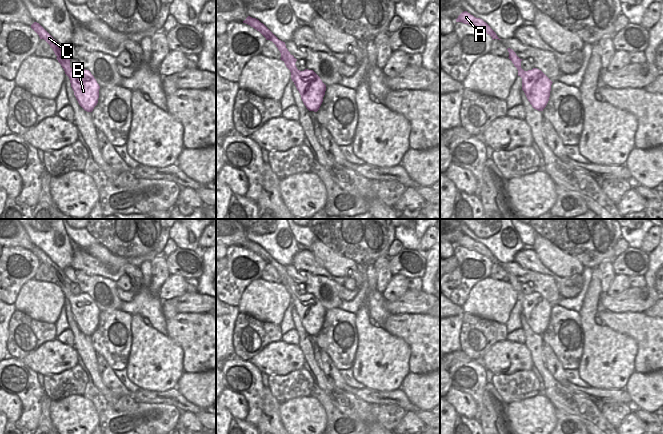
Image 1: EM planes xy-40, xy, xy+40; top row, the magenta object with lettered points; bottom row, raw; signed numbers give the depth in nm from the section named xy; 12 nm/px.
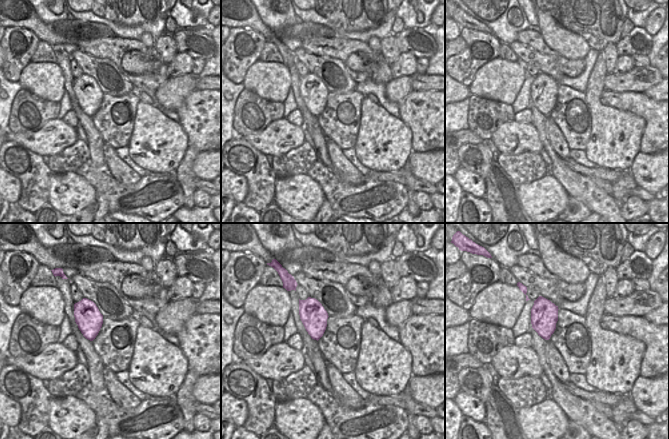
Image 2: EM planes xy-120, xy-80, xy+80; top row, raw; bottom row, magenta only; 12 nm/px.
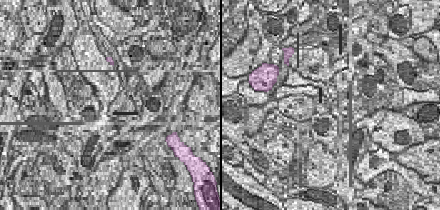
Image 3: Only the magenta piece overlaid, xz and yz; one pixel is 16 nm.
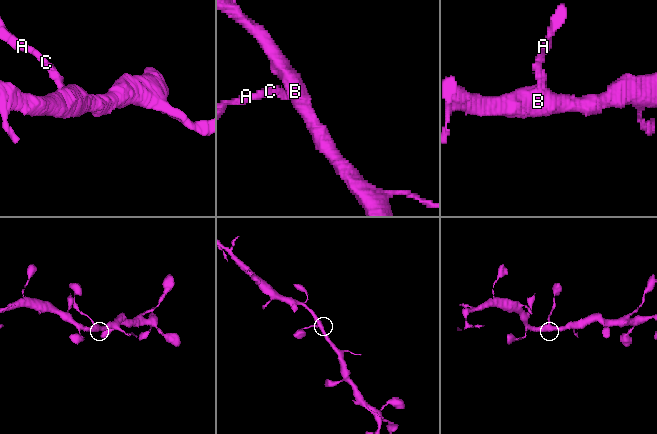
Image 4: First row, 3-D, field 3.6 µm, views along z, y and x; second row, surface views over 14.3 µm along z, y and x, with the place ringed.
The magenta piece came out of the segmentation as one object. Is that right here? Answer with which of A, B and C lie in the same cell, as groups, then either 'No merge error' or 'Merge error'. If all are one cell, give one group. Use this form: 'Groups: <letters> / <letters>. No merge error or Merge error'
Groups: A B C. No merge error

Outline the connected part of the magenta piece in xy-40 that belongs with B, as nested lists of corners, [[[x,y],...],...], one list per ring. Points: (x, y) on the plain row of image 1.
[[[34,246],[31,252],[39,259],[40,263],[44,263],[53,273],[57,280],[58,286],[61,288],[65,298],[69,301],[71,311],[79,329],[87,336],[92,336],[98,327],[100,310],[89,294],[81,292],[74,295],[70,291],[72,283],[67,276],[39,247]]]

